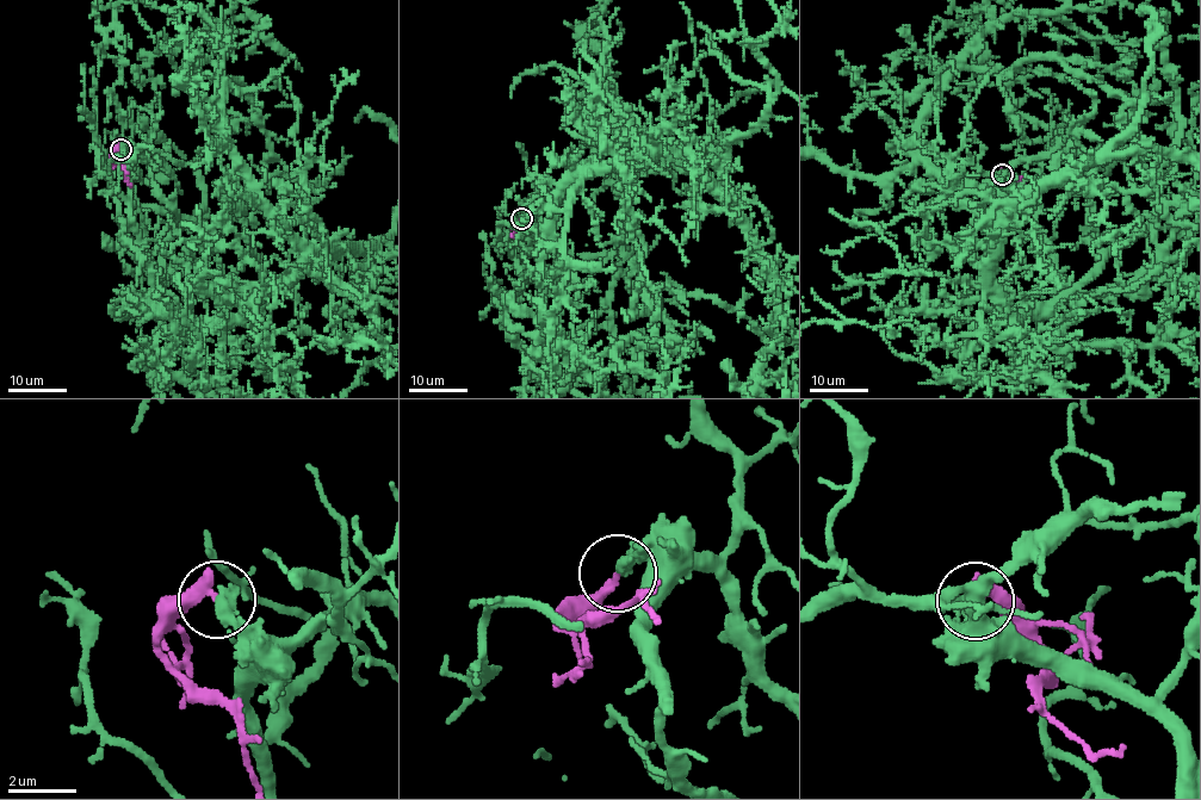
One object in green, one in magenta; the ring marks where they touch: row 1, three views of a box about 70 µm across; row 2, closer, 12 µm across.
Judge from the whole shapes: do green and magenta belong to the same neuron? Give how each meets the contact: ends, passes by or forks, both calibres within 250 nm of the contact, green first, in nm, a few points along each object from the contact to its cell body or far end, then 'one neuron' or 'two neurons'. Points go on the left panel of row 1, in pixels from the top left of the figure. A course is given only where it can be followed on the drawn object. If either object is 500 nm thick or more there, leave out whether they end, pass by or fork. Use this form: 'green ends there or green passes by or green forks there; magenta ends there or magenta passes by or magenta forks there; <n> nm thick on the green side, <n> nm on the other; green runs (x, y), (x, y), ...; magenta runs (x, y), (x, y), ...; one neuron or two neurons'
green ends there; magenta ends there; 380 nm thick on the green side, 280 nm on the other; green runs (119, 149), (173, 314), (241, 317), (375, 248), (260, 349); magenta runs (119, 149), (111, 157), (130, 186); two neurons

